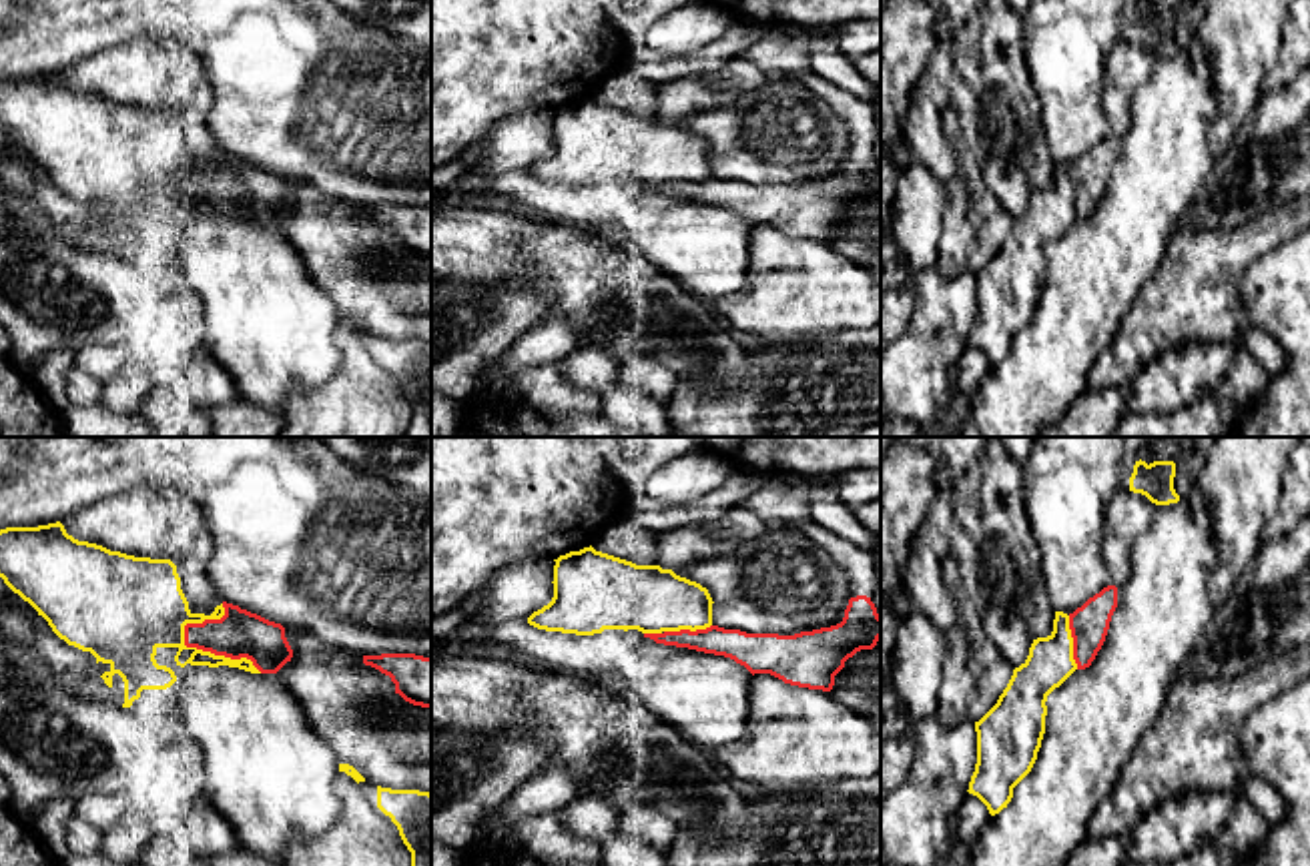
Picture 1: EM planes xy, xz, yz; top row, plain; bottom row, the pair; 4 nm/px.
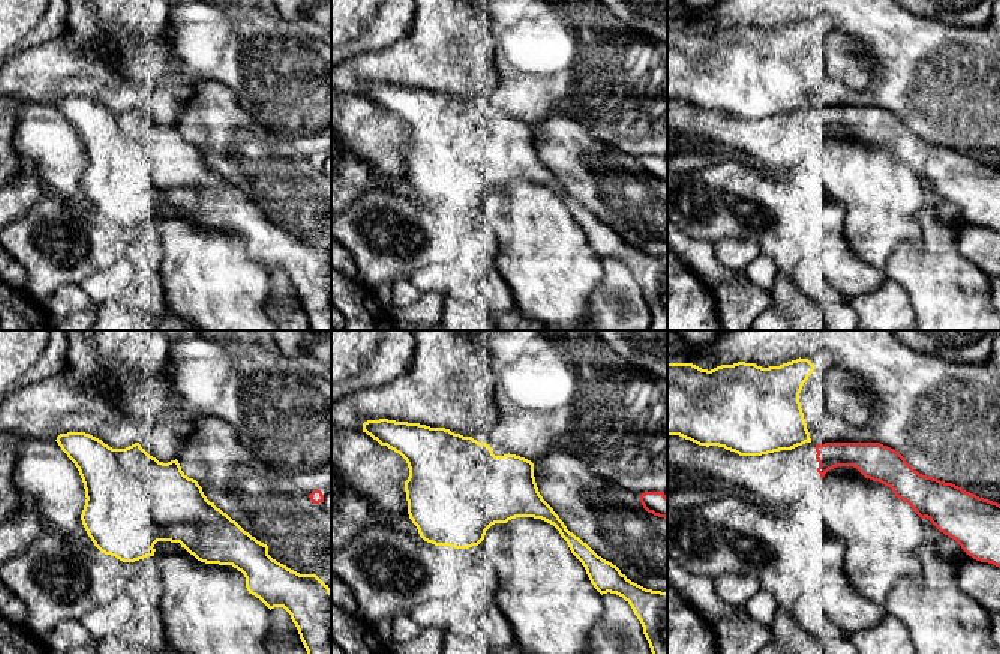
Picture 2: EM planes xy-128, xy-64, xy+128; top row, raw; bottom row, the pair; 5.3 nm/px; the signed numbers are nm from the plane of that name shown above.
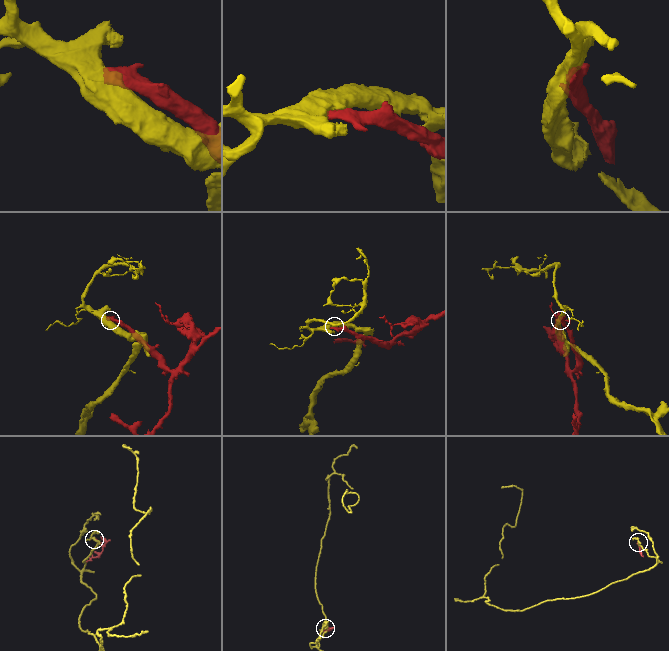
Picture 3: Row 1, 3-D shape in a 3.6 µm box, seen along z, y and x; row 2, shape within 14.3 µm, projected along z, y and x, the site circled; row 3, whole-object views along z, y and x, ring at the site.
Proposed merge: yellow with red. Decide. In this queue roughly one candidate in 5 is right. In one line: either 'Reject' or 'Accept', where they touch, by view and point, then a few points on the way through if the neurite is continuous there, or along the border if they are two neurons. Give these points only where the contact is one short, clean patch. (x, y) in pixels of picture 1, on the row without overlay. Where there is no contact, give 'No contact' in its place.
Reject. Touches yellow at xy (213, 205)

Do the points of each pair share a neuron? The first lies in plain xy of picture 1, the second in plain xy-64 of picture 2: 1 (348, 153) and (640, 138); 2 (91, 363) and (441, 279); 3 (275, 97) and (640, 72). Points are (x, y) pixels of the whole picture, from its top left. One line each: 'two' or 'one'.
1: one
2: one
3: one

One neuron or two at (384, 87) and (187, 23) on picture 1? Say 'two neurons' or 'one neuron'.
one neuron

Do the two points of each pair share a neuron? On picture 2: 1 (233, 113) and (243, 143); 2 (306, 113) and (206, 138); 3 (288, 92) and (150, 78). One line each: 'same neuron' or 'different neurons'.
1: same neuron
2: different neurons
3: different neurons

